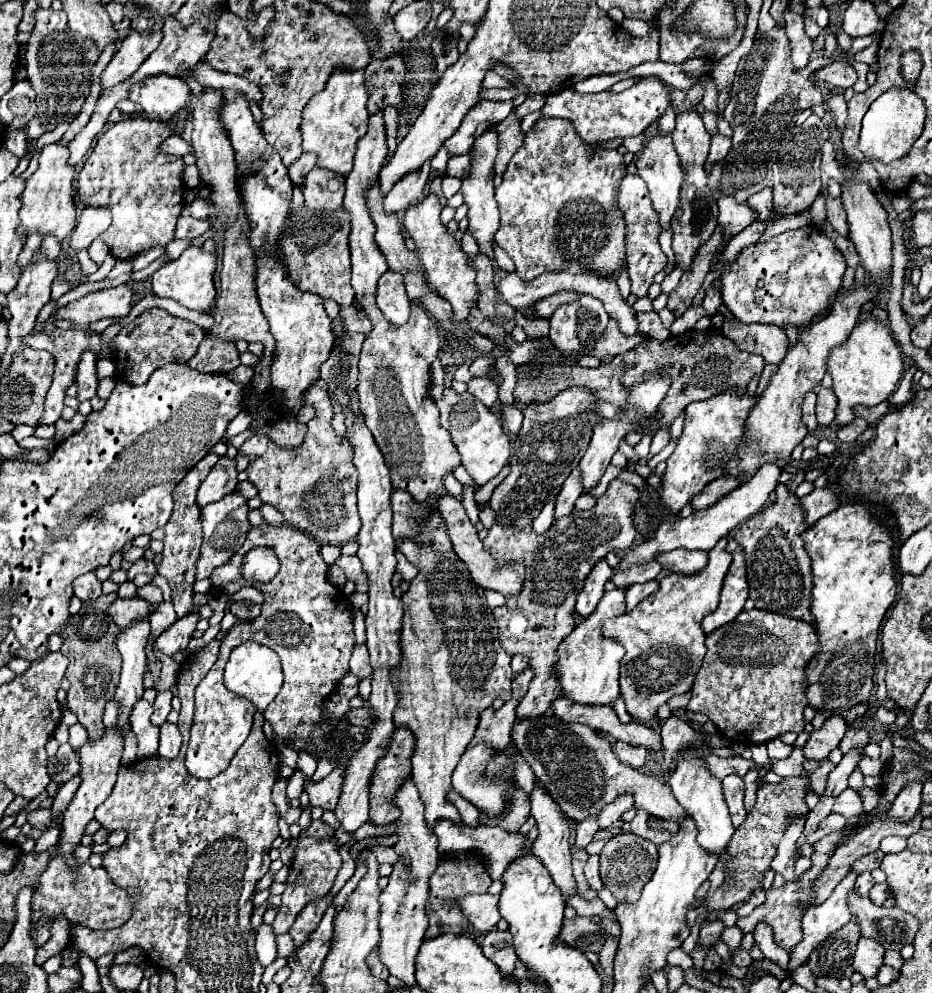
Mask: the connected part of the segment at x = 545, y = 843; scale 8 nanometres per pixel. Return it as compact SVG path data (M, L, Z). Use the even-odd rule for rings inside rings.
M535 785L533 793L531 793L531 815L537 821L539 827L539 837L533 843L533 855L539 857L543 861L543 865L549 869L555 885L559 887L559 891L563 893L563 897L571 897L577 895L577 885L575 885L575 877L571 871L571 855L569 855L569 825L567 825L567 817L565 813L559 809L559 805L545 793L545 789L541 789L539 785Z

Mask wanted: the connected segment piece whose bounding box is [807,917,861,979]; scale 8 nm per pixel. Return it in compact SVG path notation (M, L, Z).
M851 917L847 925L843 925L839 931L831 933L827 941L823 941L811 955L809 955L809 969L817 977L843 977L845 969L851 965L857 941L861 937L859 921Z

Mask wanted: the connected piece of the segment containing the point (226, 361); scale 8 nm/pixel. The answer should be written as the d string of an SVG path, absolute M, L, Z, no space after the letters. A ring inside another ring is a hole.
M207 337L187 365L201 373L229 373L239 365L239 351L235 343L221 343Z

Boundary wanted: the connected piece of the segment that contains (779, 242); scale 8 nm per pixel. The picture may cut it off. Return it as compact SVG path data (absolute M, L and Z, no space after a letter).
M805 225L805 227L793 229L793 231L785 231L785 233L777 235L777 237L773 237L773 239L765 241L765 243L757 243L757 245L743 247L741 253L737 255L737 259L735 259L733 263L725 263L725 267L723 267L723 271L721 271L721 277L719 277L719 279L721 279L721 299L723 299L723 305L725 305L725 307L733 313L733 317L735 317L737 321L741 321L741 323L773 323L773 325L779 325L779 327L783 327L785 323L793 323L793 325L797 325L797 327L803 327L803 325L807 325L815 315L819 315L819 313L823 313L825 309L829 309L831 301L835 299L835 295L837 295L839 289L841 289L843 273L845 273L845 259L843 259L841 251L835 247L835 243L833 243L829 237L825 237L815 225Z

